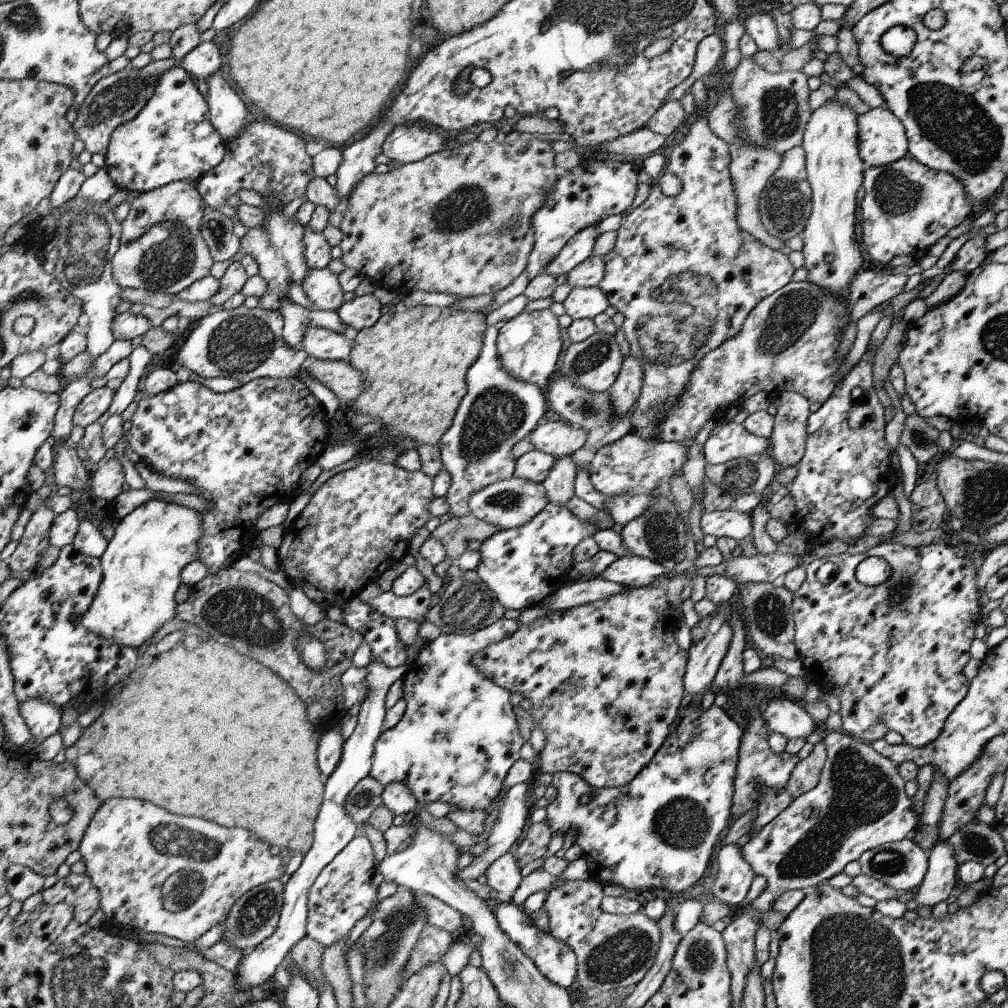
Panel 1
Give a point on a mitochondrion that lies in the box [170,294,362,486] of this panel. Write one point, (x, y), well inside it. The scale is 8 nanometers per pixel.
(242, 341)

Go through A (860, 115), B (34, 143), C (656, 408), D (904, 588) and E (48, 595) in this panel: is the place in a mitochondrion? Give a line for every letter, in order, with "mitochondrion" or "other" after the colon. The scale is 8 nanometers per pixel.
A: other
B: other
C: other
D: mitochondrion
E: other

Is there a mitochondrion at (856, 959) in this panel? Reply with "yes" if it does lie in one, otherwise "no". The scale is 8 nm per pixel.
yes

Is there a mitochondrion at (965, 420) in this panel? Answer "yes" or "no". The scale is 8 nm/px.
no

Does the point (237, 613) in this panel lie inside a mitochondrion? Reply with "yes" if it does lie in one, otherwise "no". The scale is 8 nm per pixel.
yes

